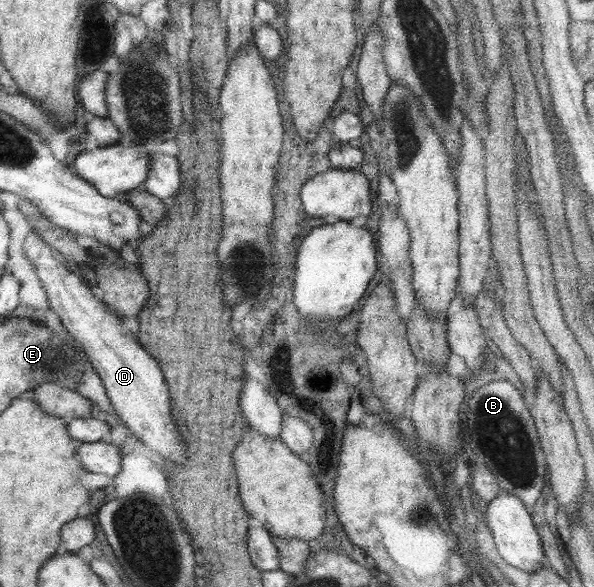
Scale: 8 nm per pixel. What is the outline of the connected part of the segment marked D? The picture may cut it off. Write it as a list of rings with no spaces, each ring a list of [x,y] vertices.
[[[29,231],[21,243],[22,255],[32,265],[46,302],[58,317],[62,327],[83,351],[91,368],[98,374],[110,407],[119,423],[127,428],[129,436],[154,450],[159,462],[179,464],[185,449],[170,417],[170,398],[164,376],[153,357],[128,333],[120,333],[116,318],[106,313],[102,301],[96,301],[81,275],[68,271],[59,256],[33,232]]]

